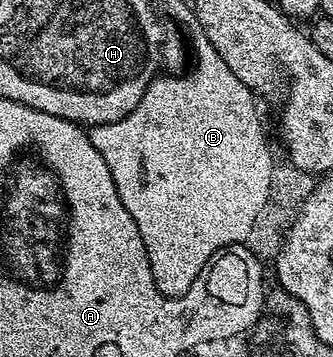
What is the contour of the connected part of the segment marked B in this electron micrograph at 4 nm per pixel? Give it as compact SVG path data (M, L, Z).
M198 30L192 32L191 40L189 36L189 44L193 49L195 65L191 68L191 76L183 76L184 74L156 76L141 98L141 102L125 118L108 124L96 124L89 132L93 146L97 146L101 158L105 158L105 162L113 174L117 194L121 194L121 202L125 202L125 210L129 210L129 214L133 214L133 222L137 222L143 245L149 254L149 266L153 266L153 278L157 282L161 294L166 296L186 294L193 286L193 282L199 279L201 270L209 262L209 258L213 258L213 254L217 254L230 244L243 244L248 239L254 223L257 222L258 215L261 214L270 198L272 180L277 167L277 161L271 157L271 148L267 145L267 136L263 133L263 124L259 121L259 112L255 109L256 93L248 88L245 82L241 82L241 78L237 78L237 74L233 74L233 70L229 70L229 66L225 66L221 54L217 54L217 50L213 50L213 42L209 42L209 38L205 38L203 32Z

